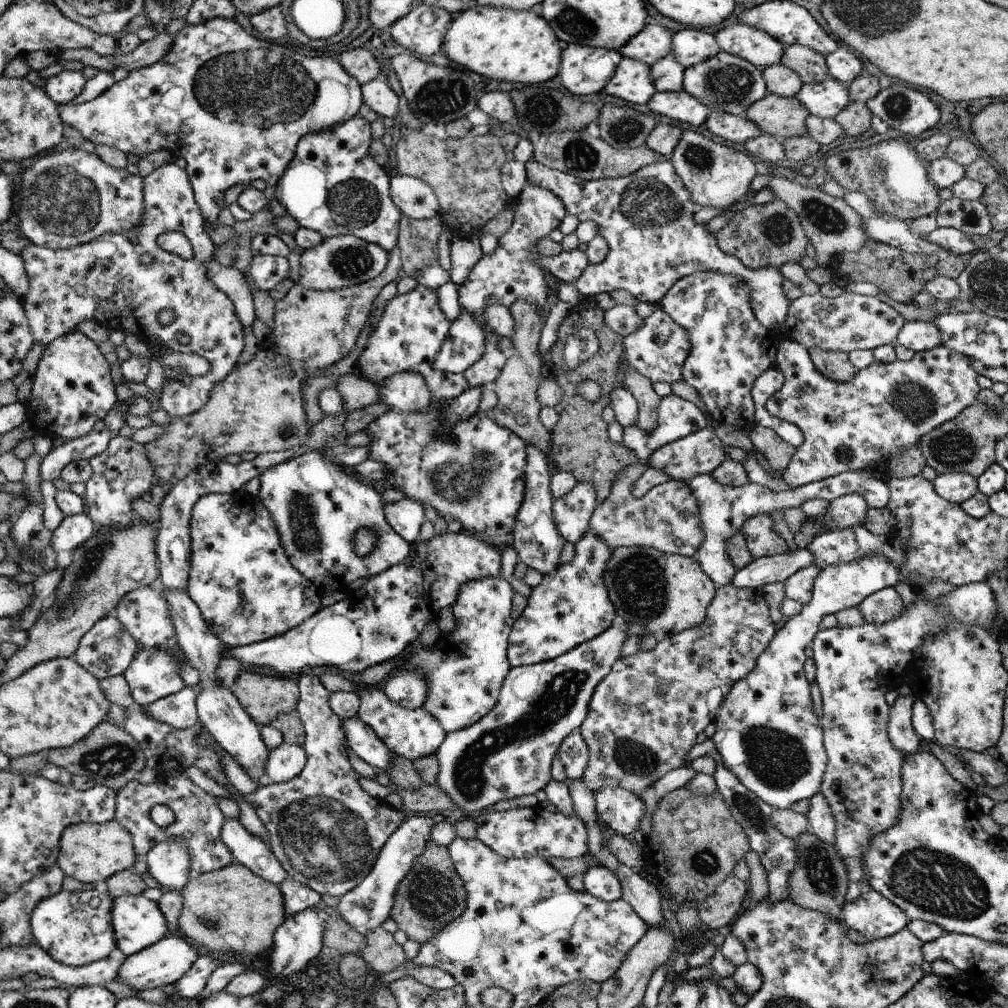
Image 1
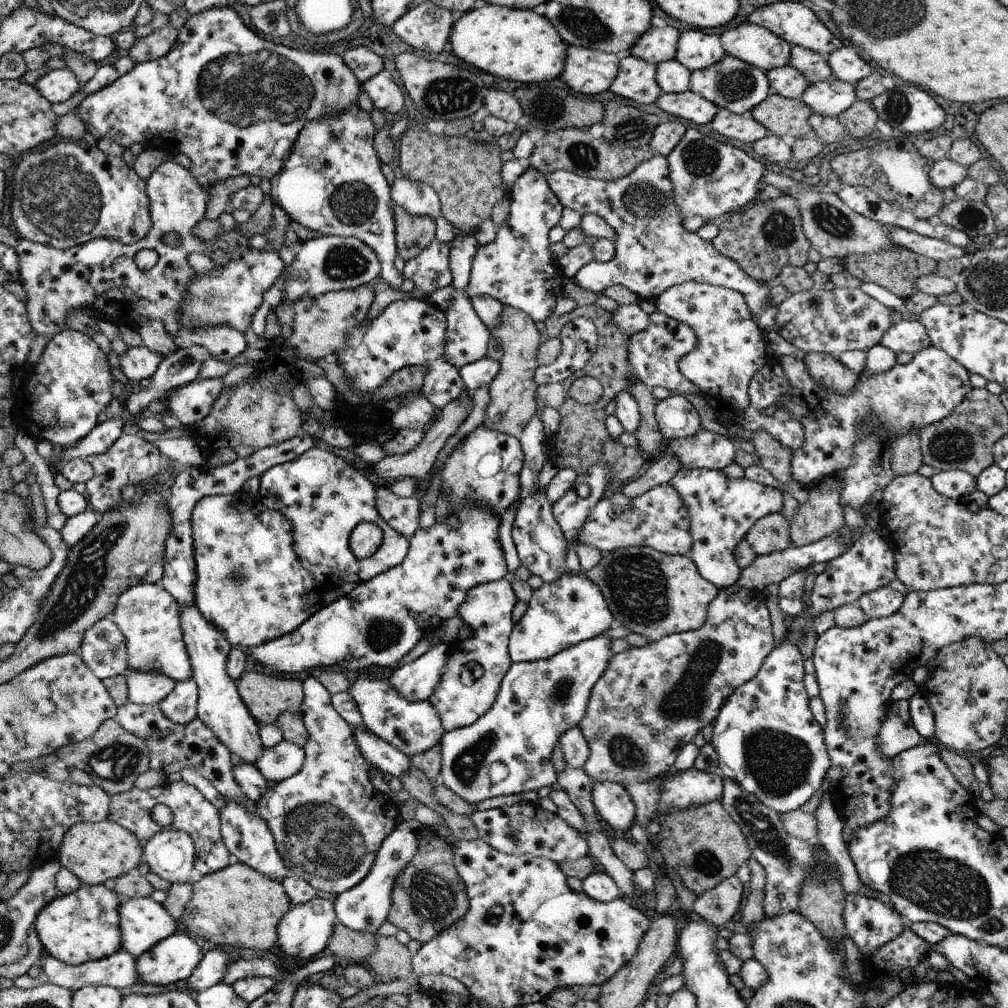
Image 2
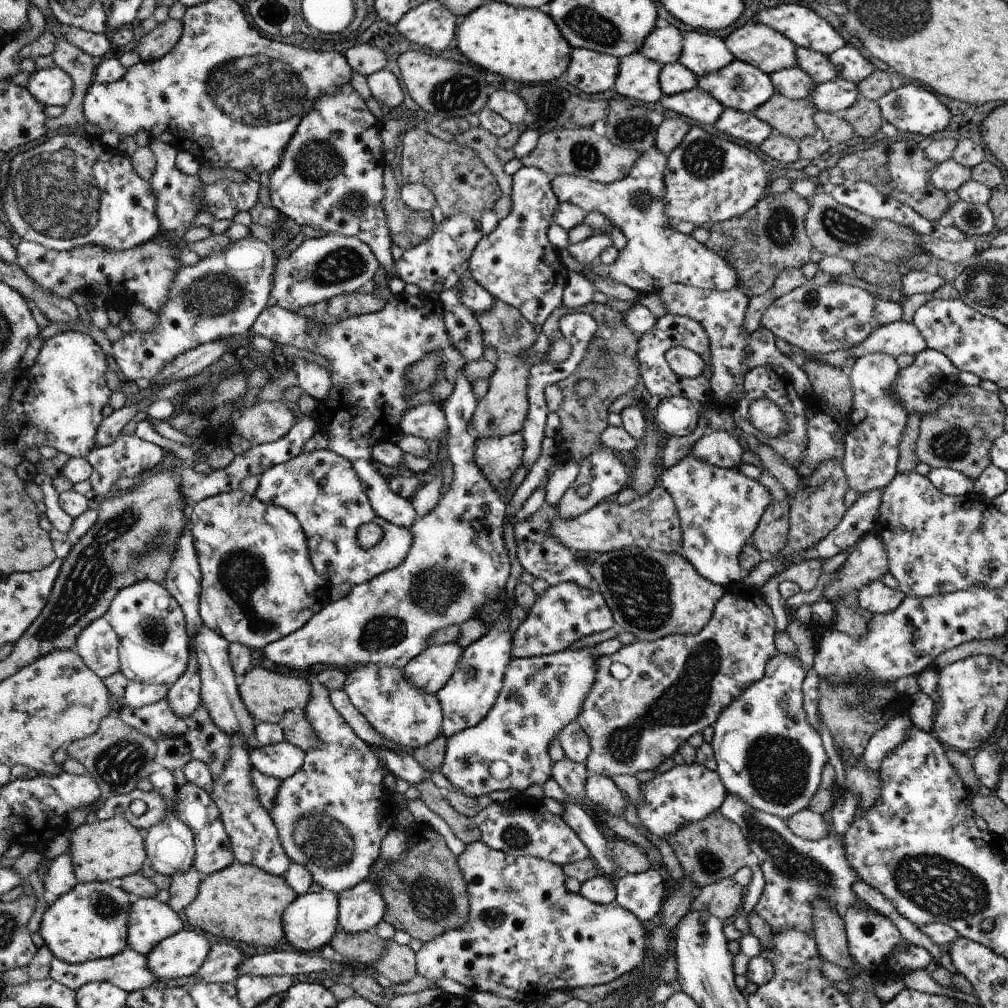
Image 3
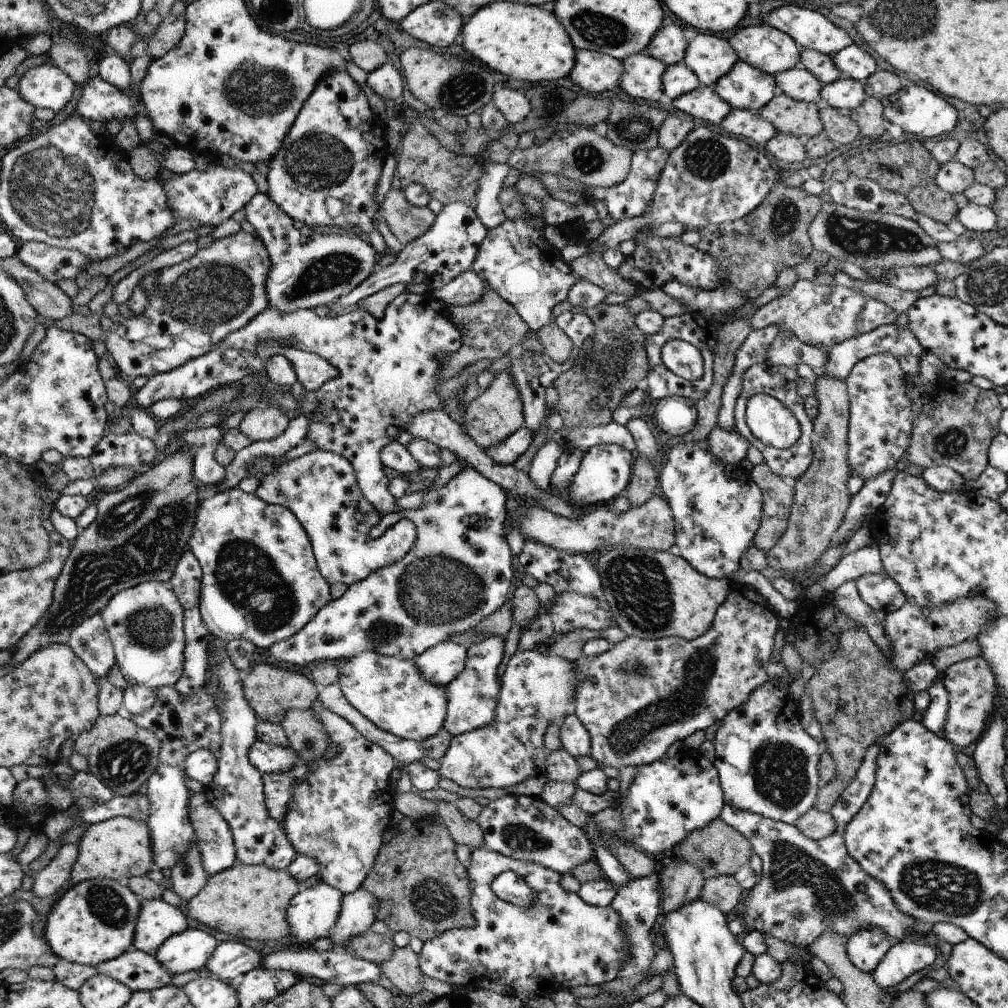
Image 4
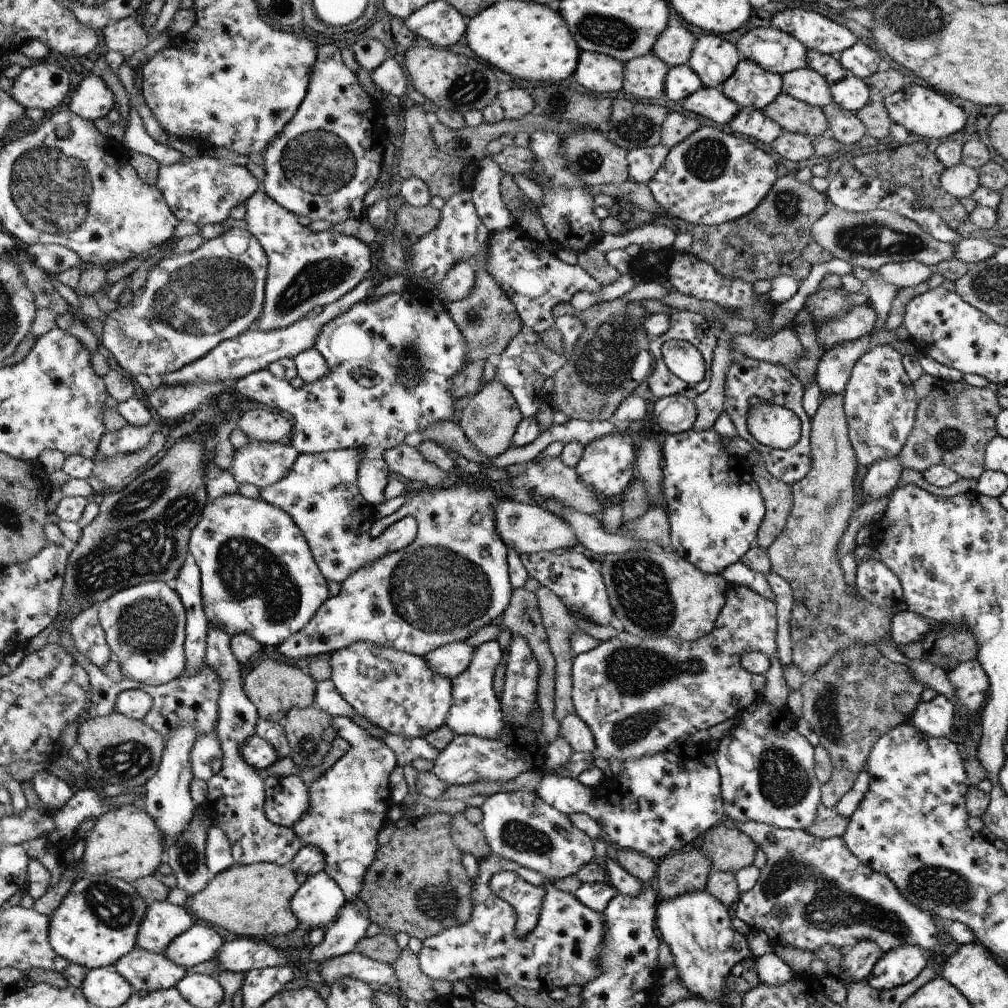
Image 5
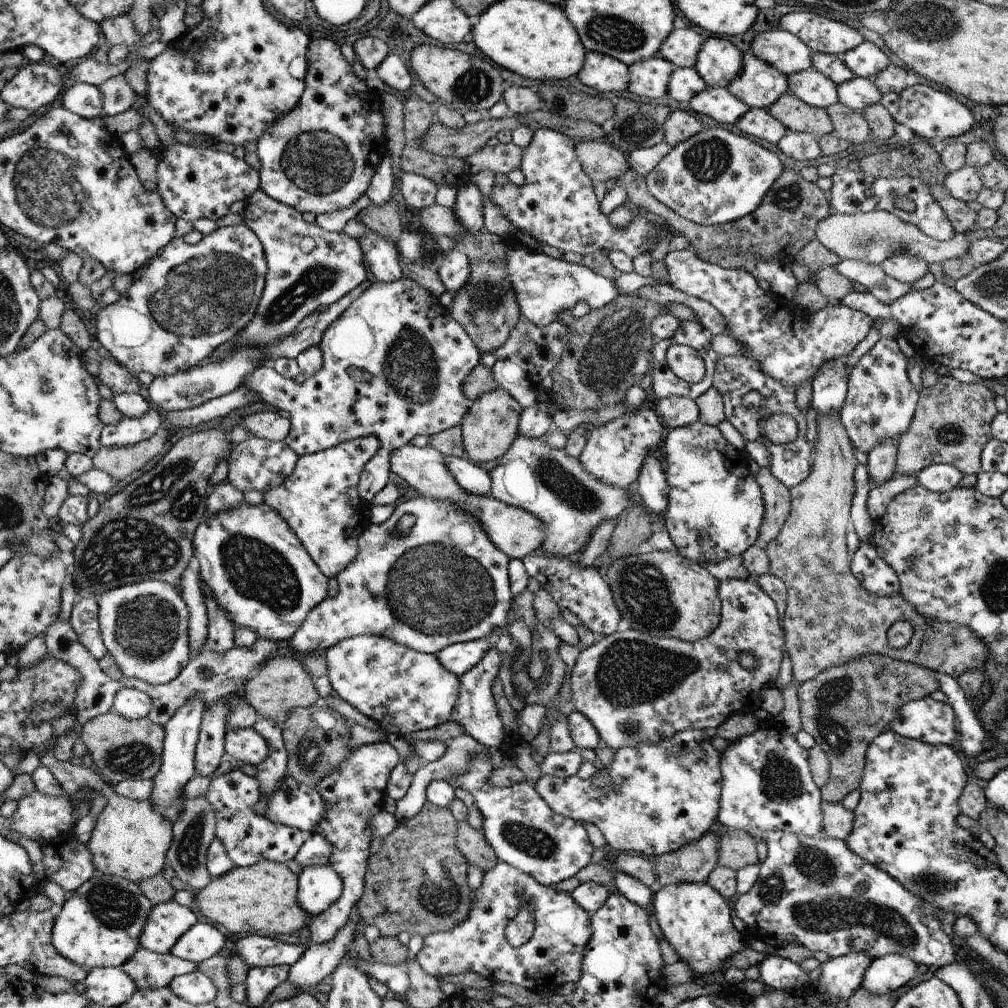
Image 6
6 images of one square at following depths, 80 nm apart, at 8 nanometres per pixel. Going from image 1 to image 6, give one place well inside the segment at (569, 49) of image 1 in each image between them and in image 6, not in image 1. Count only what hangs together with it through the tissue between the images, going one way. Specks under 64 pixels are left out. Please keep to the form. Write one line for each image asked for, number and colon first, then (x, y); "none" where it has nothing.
2: (589, 71)
3: (592, 72)
4: (593, 72)
5: (600, 73)
6: (604, 73)

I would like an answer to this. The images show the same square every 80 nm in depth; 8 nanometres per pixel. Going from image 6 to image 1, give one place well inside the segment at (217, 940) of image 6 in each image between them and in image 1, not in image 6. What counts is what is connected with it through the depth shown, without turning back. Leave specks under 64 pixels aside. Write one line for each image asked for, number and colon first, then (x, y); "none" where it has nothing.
1: (160, 965)
2: (174, 958)
3: (181, 955)
4: (188, 951)
5: (200, 943)

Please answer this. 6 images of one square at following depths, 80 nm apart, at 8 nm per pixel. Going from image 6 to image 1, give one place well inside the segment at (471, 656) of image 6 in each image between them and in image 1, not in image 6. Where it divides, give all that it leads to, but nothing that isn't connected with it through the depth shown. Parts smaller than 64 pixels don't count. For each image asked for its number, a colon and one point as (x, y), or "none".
1: (407, 688)
2: (416, 681)
3: (432, 669)
4: (442, 663)
5: (449, 661)

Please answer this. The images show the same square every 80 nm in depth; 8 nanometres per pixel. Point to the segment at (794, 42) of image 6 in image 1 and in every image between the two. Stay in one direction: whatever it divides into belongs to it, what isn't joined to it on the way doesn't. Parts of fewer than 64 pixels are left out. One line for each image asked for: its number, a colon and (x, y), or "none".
1: (752, 44)
2: (756, 45)
3: (759, 45)
4: (771, 50)
5: (777, 51)

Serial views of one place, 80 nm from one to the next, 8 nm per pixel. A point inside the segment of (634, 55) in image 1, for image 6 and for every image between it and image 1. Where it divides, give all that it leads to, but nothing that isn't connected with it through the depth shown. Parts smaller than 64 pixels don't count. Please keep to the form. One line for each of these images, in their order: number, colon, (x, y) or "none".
2: (657, 45)
3: (664, 45)
4: (669, 45)
5: (674, 46)
6: (681, 47)

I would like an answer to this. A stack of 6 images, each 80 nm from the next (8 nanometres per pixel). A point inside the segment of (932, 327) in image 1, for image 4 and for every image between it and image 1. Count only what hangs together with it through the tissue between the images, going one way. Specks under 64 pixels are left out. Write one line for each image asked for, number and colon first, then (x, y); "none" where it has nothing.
2: (909, 335)
3: (900, 337)
4: (889, 338)

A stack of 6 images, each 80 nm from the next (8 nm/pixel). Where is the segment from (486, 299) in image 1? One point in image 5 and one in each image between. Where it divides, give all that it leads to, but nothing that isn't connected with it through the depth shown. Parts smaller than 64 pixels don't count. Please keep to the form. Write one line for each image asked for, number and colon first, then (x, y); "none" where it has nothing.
2: (517, 268)
3: (516, 263)
4: (515, 260)
5: (535, 280)

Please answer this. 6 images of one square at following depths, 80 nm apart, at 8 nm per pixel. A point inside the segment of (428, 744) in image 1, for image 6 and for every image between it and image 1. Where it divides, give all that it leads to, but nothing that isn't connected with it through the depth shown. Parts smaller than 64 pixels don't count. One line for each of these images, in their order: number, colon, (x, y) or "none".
2: (413, 728)
3: (409, 717)
4: (391, 692)
5: (398, 692)
6: (404, 691)

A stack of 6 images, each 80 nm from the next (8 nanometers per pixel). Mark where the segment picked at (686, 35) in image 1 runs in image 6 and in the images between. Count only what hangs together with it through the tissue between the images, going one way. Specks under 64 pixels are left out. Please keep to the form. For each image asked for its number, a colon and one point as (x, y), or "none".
2: (696, 50)
3: (702, 53)
4: (709, 57)
5: (713, 59)
6: (719, 61)

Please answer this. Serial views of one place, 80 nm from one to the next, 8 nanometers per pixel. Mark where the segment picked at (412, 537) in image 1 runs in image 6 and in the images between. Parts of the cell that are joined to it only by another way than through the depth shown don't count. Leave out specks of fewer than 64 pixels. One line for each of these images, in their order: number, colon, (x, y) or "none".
2: (402, 513)
3: (368, 354)
4: (385, 366)
5: (391, 359)
6: (393, 363)

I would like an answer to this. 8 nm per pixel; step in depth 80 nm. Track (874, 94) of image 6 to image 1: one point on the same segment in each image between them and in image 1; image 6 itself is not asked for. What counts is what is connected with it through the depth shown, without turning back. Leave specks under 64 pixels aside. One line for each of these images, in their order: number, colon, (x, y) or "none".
1: (825, 99)
2: (829, 98)
3: (835, 96)
4: (845, 94)
5: (852, 93)

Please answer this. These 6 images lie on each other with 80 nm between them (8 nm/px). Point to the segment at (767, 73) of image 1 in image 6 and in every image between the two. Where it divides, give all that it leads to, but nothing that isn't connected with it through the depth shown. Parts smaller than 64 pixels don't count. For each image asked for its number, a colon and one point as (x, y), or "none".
2: (785, 81)
3: (794, 83)
4: (798, 83)
5: (805, 84)
6: (811, 86)

